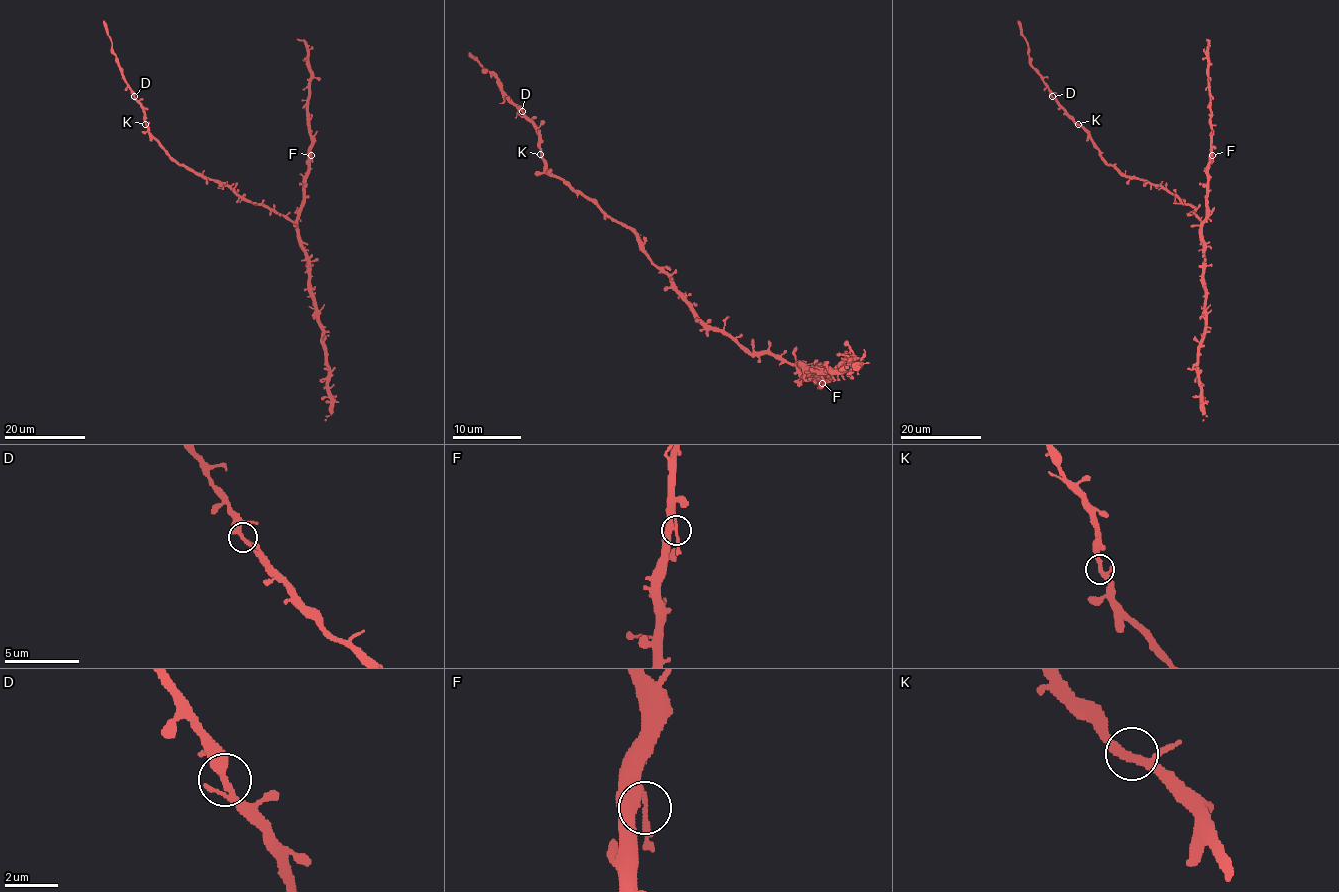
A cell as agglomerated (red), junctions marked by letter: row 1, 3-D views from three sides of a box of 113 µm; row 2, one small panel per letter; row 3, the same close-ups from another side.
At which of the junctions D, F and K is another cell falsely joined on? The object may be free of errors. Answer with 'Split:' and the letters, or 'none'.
Split: none

